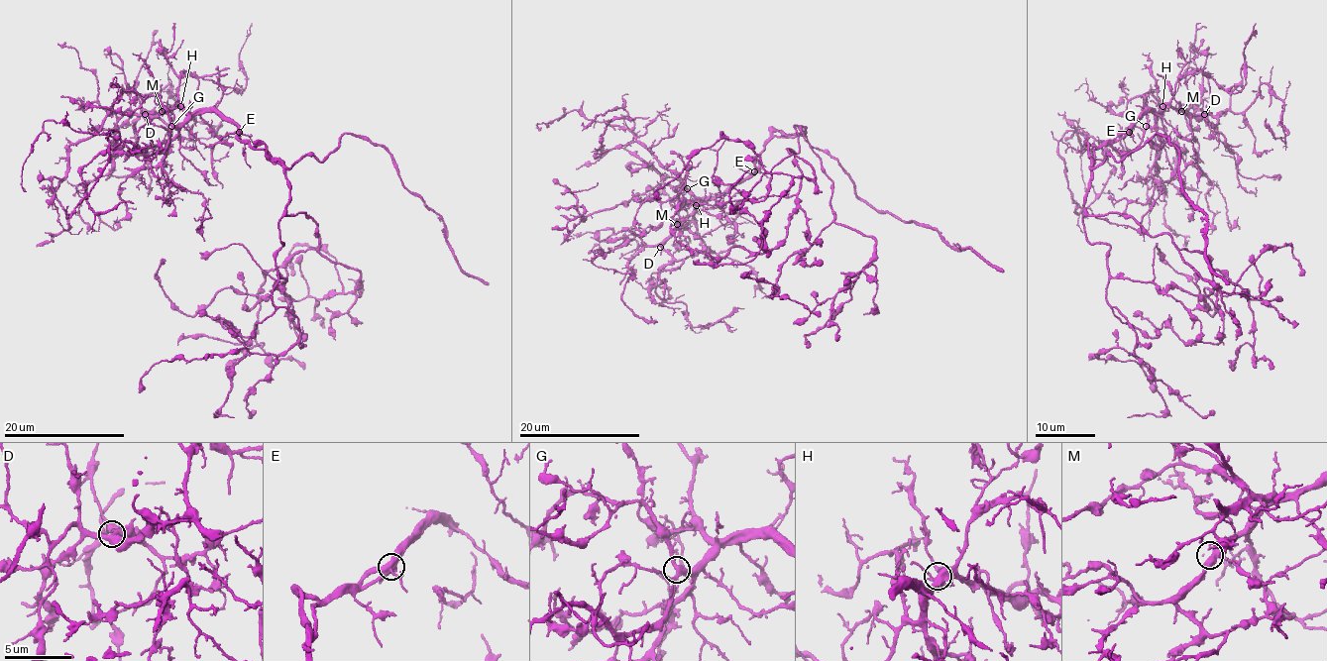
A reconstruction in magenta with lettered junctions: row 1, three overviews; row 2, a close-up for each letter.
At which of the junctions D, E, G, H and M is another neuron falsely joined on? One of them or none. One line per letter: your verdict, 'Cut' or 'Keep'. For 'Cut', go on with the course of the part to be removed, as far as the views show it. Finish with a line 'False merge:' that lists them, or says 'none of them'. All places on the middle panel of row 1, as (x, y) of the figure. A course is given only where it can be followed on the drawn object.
D: Keep
E: Keep
G: Keep
H: Keep
M: Keep
False merge: none of them

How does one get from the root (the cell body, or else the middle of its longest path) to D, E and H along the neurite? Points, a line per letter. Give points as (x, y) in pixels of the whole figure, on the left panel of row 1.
D: (276, 161), (266, 150), (244, 144), (240, 131), (214, 112), (168, 108), (155, 115), (145, 114)
E: (276, 161), (266, 150), (256, 150), (250, 144), (244, 144), (238, 132)
H: (276, 161), (266, 150), (256, 150), (250, 144), (244, 144), (240, 131), (214, 112), (186, 112), (180, 106)

